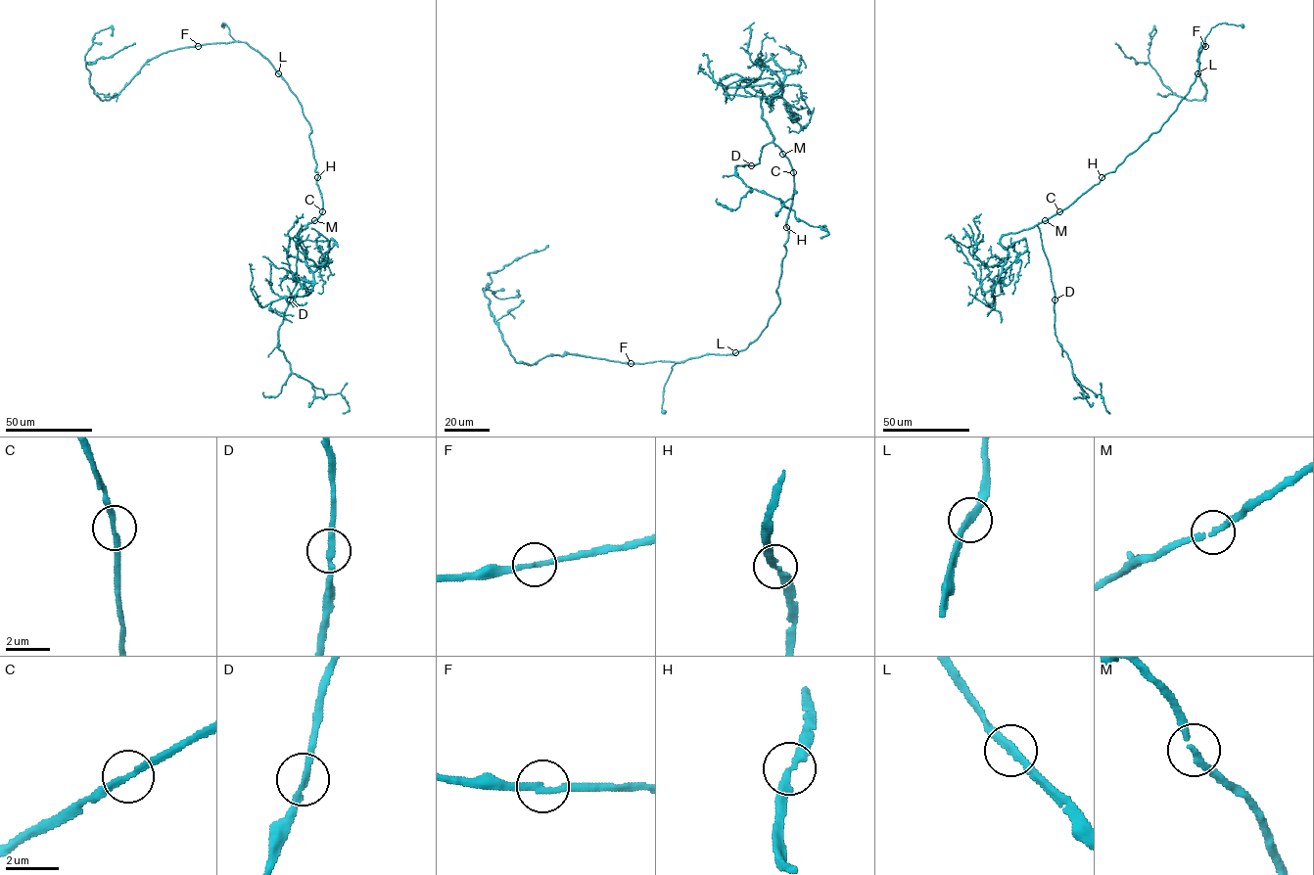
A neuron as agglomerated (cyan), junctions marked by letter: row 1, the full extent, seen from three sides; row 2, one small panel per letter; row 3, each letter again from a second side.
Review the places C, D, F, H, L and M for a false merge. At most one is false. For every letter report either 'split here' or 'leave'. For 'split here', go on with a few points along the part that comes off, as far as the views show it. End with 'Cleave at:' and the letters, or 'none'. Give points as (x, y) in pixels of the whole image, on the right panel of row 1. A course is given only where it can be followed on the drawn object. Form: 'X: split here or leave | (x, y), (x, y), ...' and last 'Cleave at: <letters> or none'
C: leave
D: leave
F: leave
H: leave
L: leave
M: leave
Cleave at: none

